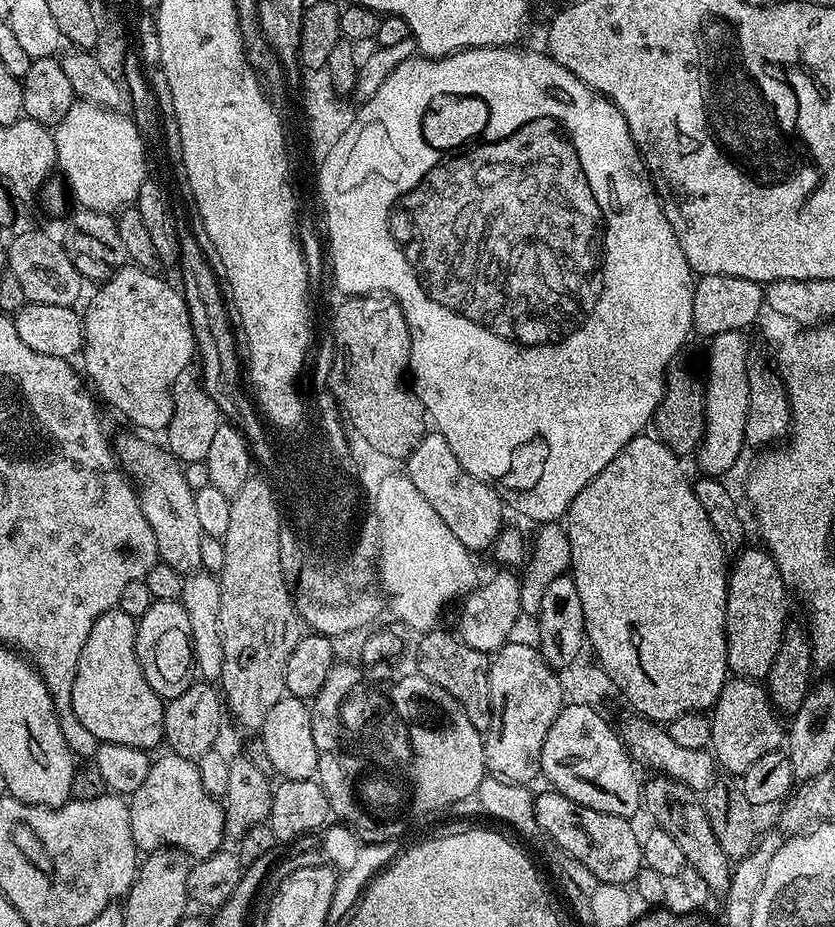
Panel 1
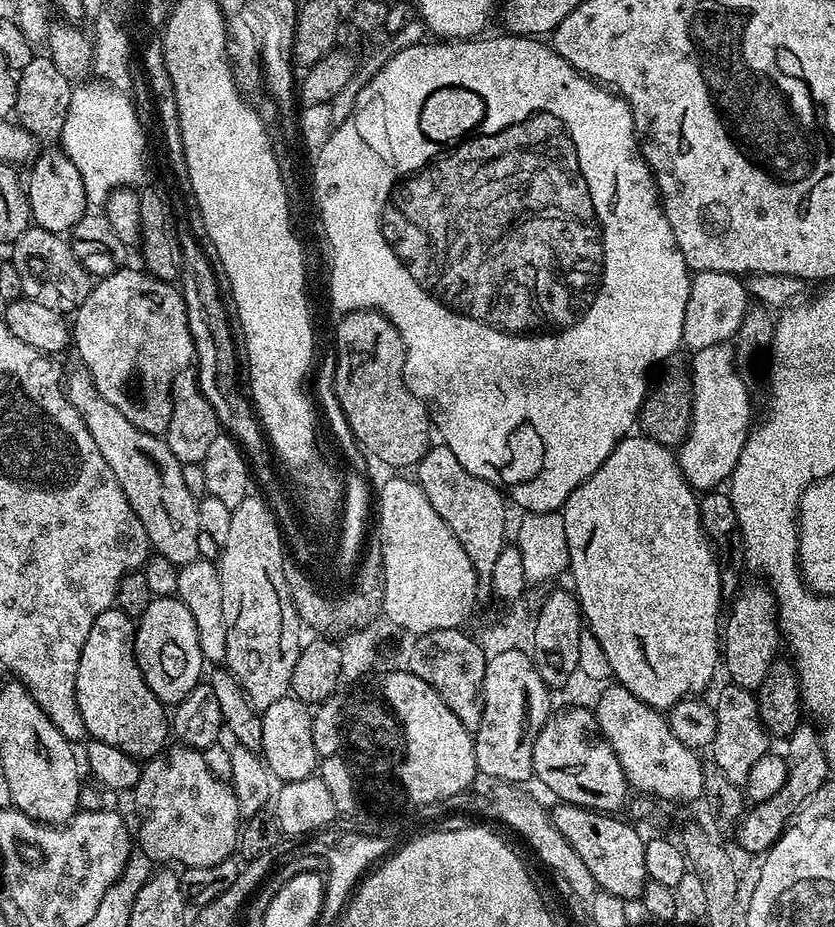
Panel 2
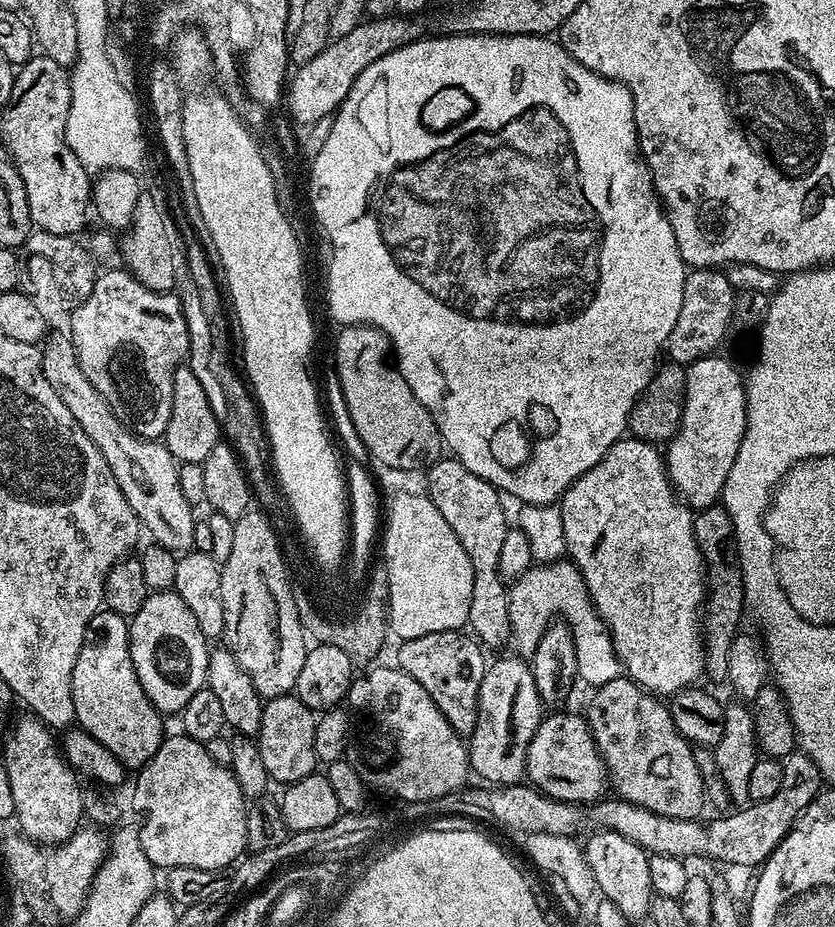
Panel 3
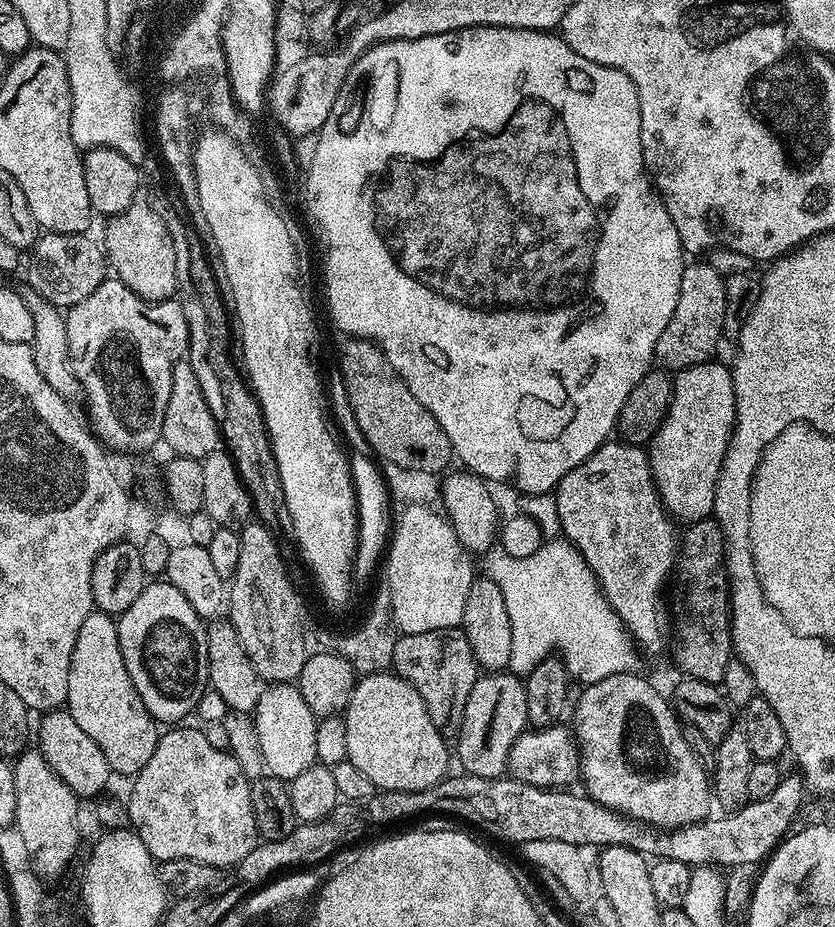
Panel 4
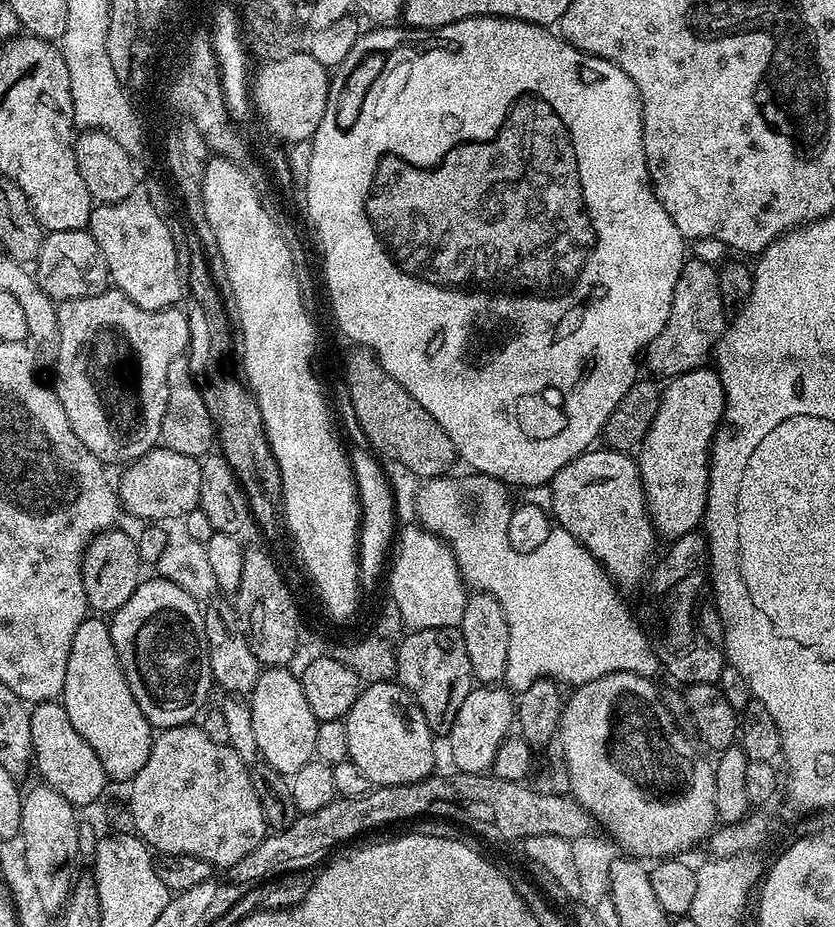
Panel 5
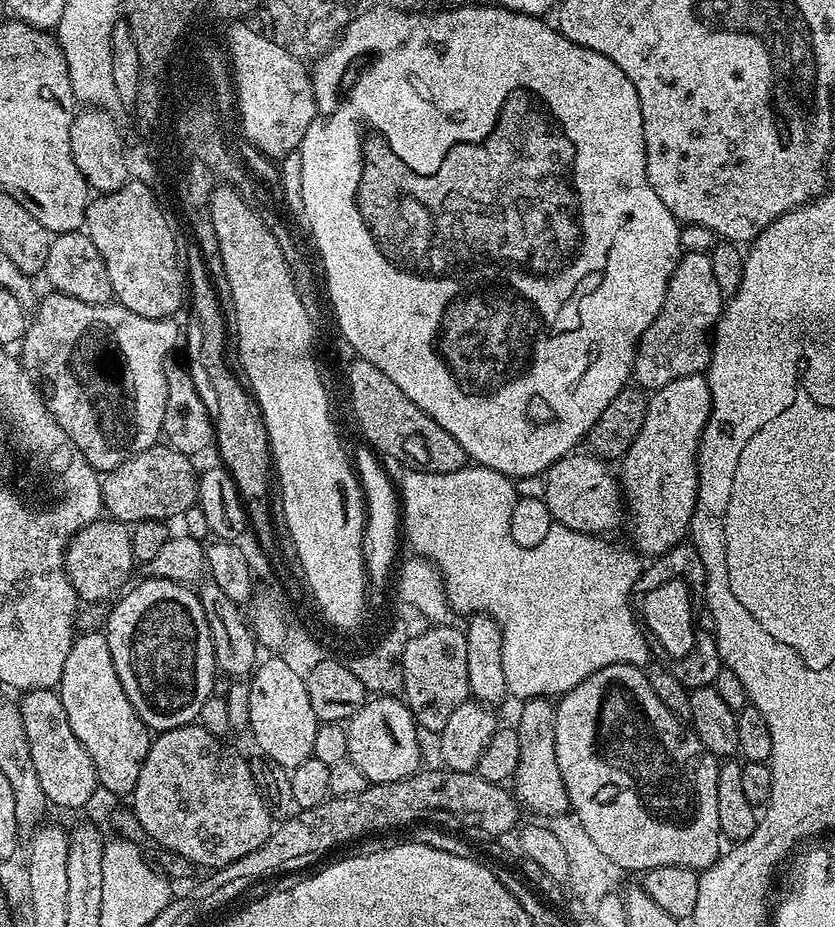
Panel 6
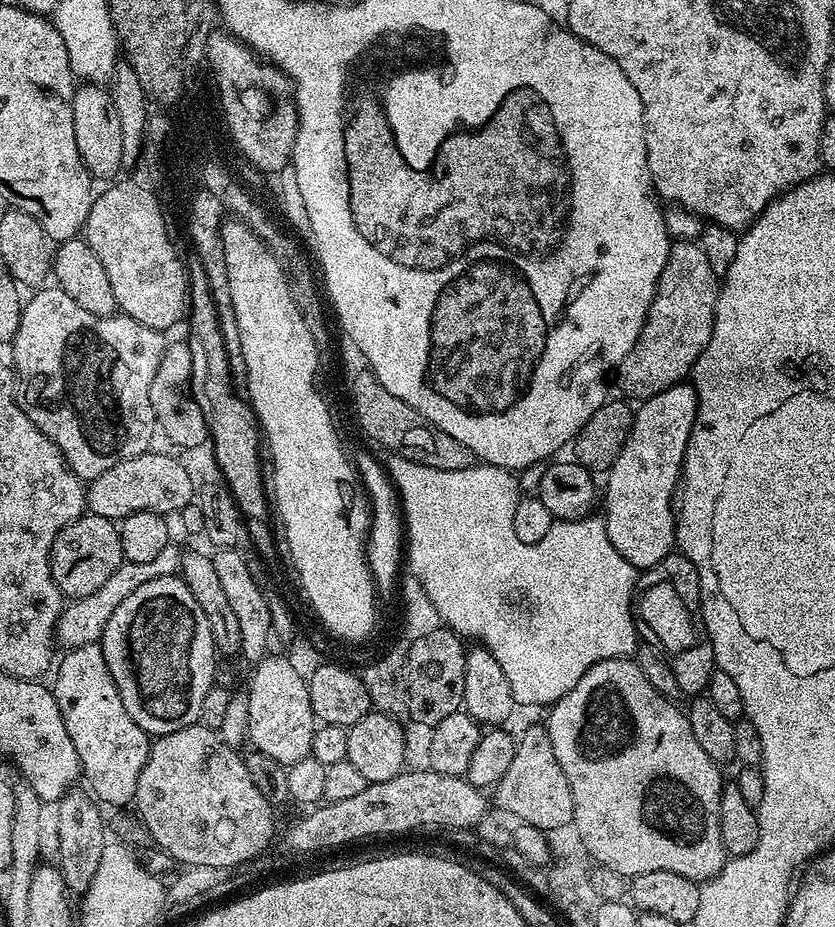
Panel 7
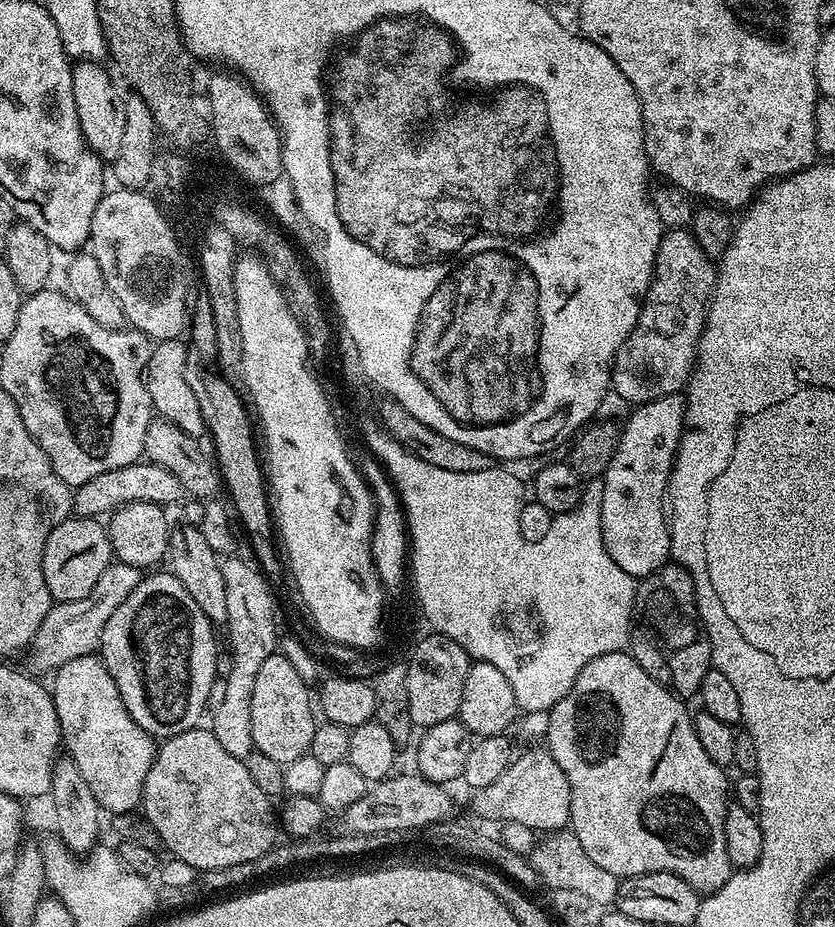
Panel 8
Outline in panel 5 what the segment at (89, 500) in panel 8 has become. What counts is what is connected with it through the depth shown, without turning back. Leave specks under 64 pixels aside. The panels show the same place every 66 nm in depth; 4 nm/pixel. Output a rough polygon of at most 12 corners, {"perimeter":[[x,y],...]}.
{"perimeter":[[157,446],[120,480],[121,509],[144,522],[199,507],[200,460]]}

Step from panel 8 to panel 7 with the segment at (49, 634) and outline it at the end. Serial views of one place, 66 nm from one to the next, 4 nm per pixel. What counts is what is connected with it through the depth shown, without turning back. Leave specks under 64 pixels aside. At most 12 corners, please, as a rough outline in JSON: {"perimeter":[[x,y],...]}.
{"perimeter":[[169,542],[150,562],[120,564],[94,594],[69,603],[56,623],[64,650],[97,643],[110,614],[154,578],[176,576]]}

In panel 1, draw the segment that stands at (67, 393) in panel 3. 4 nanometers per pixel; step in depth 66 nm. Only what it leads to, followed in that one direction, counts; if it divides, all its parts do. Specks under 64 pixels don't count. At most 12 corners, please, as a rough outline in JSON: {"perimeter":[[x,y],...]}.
{"perimeter":[[115,441],[161,563],[201,569],[195,492],[165,447]]}

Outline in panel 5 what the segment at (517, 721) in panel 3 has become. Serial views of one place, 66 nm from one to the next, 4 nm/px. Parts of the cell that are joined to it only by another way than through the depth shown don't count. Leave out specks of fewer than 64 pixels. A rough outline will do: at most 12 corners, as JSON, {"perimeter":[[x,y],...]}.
{"perimeter":[[476,686],[446,737],[457,773],[487,773],[514,724],[504,686]]}

